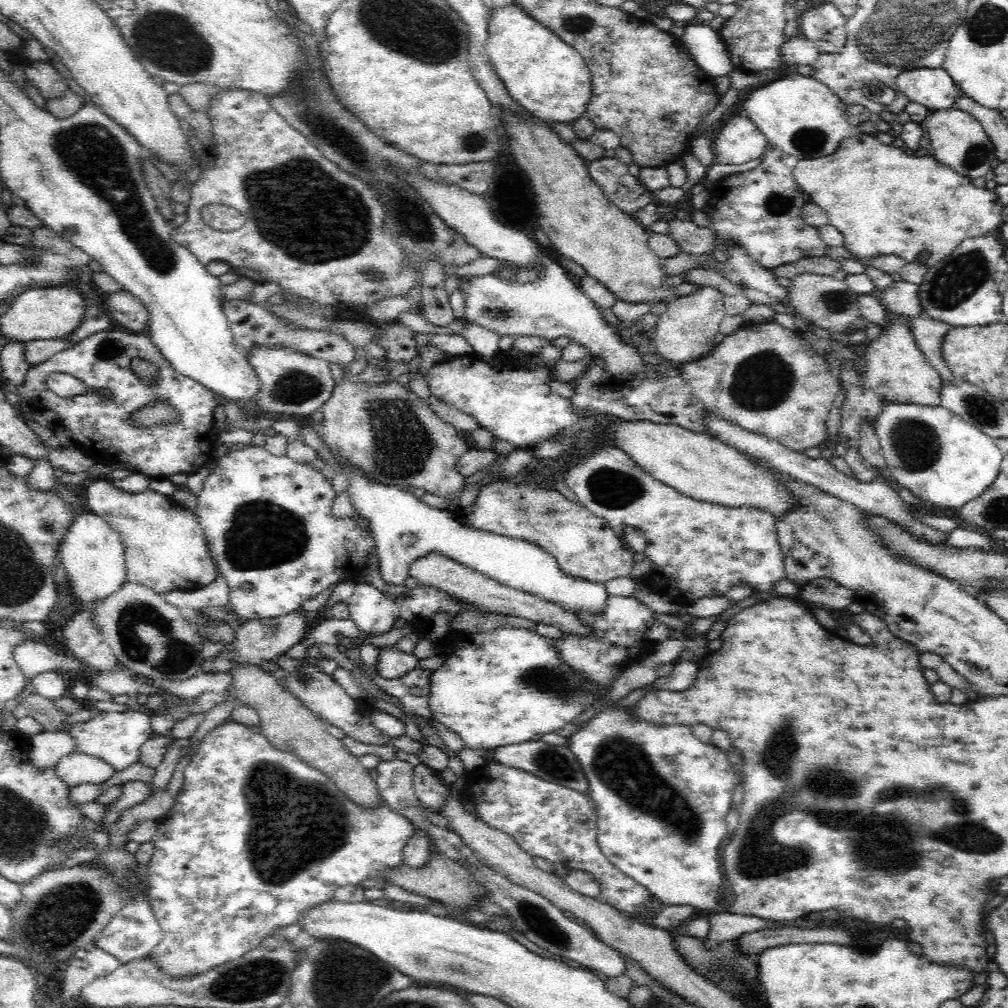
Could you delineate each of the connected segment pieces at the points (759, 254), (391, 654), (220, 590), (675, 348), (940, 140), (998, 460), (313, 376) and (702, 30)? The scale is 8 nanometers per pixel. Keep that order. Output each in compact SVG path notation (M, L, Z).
M768 143L762 161L752 170L728 174L712 188L706 206L702 208L709 221L708 228L736 243L764 268L772 270L810 256L826 256L828 245L820 238L819 229L809 225L802 216L807 196L800 190L793 175L799 161L781 148Z
M382 647L379 649L377 673L382 678L399 679L418 664L419 659L413 653L402 652L396 647Z
M214 560L217 577L208 586L195 589L170 590L164 593L164 599L180 608L180 614L187 620L192 620L198 610L210 606L225 607L229 602L229 586L218 564Z
M712 286L699 287L693 293L682 295L668 302L666 311L659 314L656 323L656 347L659 354L665 356L675 366L701 360L709 356L714 344L712 341L719 334L720 322L726 316L723 294Z
M955 107L950 110L931 110L920 125L928 130L932 155L940 164L972 179L985 177L986 172L992 168L992 162L997 158L994 145L988 139L981 122L969 112Z
M885 402L874 427L887 462L885 474L930 504L962 508L988 490L1000 473L1003 454L995 439L942 406Z
M283 347L256 348L248 356L248 363L256 371L261 382L256 402L253 404L256 414L271 413L290 414L302 418L310 415L328 402L335 387L329 364L311 354L302 354L296 350Z
M688 25L680 39L692 60L707 75L723 77L734 69L725 41L710 25Z

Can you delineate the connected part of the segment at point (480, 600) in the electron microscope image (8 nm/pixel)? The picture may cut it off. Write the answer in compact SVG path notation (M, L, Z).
M428 553L422 558L415 560L408 570L410 576L418 583L435 586L447 592L456 602L475 604L481 608L482 613L501 613L502 615L518 616L536 623L552 624L576 637L589 637L591 628L576 617L576 614L568 612L559 604L544 600L527 592L522 592L500 584L493 578L486 577L474 569L460 564L440 553Z

